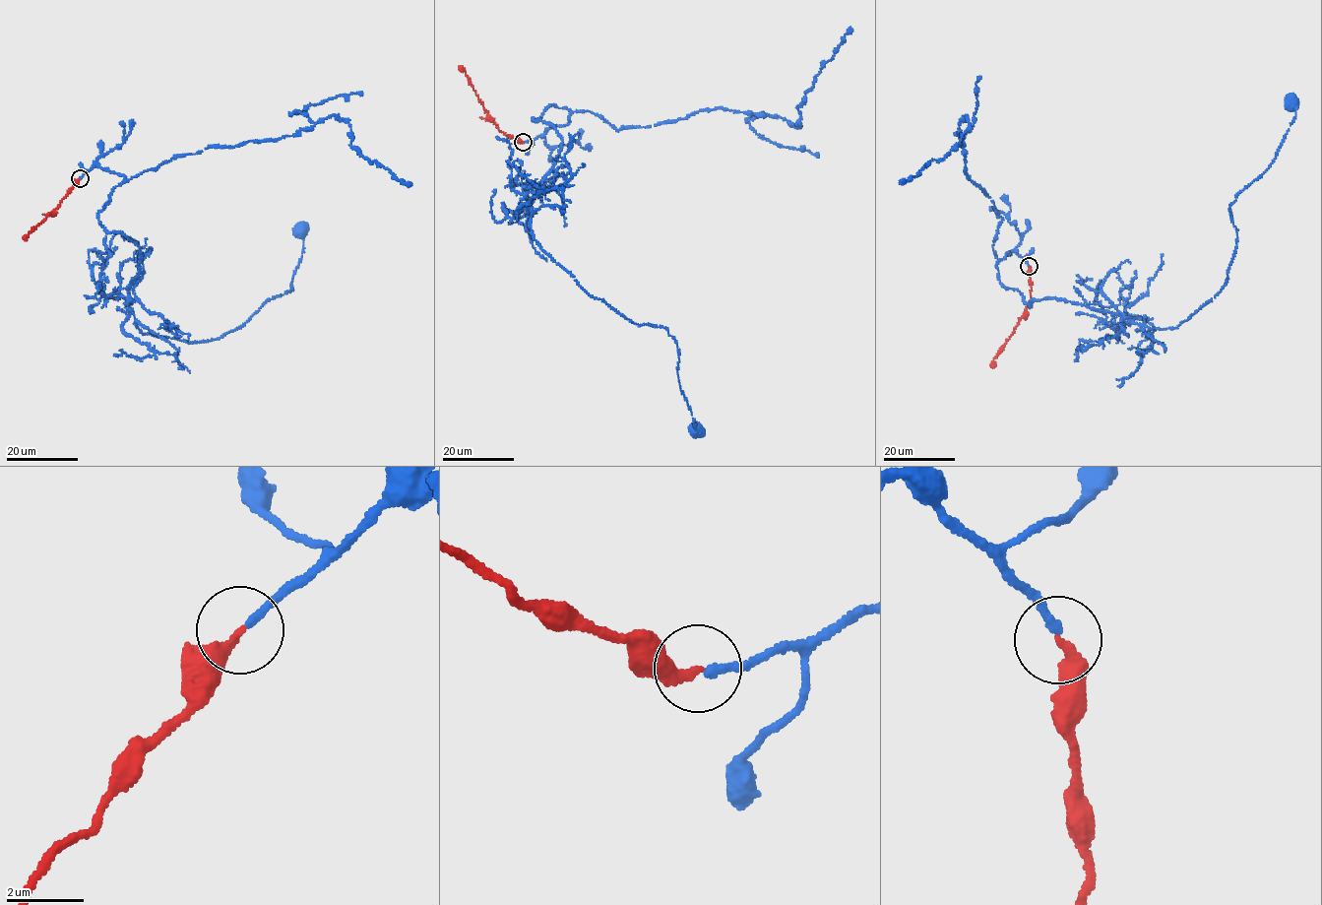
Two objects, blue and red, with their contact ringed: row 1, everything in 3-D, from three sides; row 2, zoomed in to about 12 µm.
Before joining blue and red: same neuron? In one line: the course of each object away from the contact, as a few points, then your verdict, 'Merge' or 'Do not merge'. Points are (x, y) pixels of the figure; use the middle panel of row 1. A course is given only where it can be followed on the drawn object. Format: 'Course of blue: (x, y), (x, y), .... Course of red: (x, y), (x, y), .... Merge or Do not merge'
Course of blue: (524, 142), (571, 112), (533, 118), (562, 139), (533, 236), (593, 296), (664, 326), (697, 429). Course of red: (523, 142), (498, 129), (460, 67). Merge

